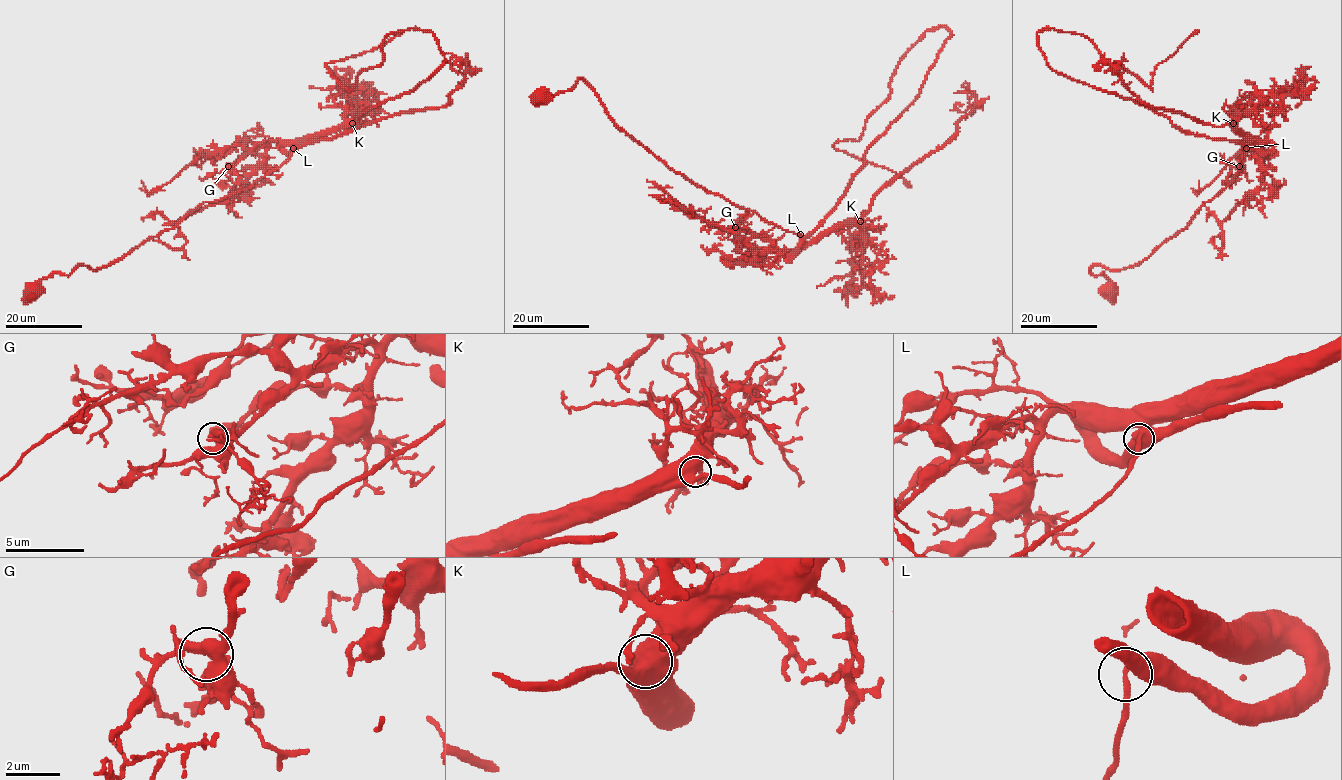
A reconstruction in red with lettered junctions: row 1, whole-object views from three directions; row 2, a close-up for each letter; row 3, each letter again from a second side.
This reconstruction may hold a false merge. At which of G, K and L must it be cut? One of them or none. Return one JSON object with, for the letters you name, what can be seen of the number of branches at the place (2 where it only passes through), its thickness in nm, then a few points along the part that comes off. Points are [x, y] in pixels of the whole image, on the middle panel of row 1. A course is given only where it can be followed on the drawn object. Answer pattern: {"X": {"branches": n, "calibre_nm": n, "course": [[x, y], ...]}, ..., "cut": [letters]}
{"cut": []}

